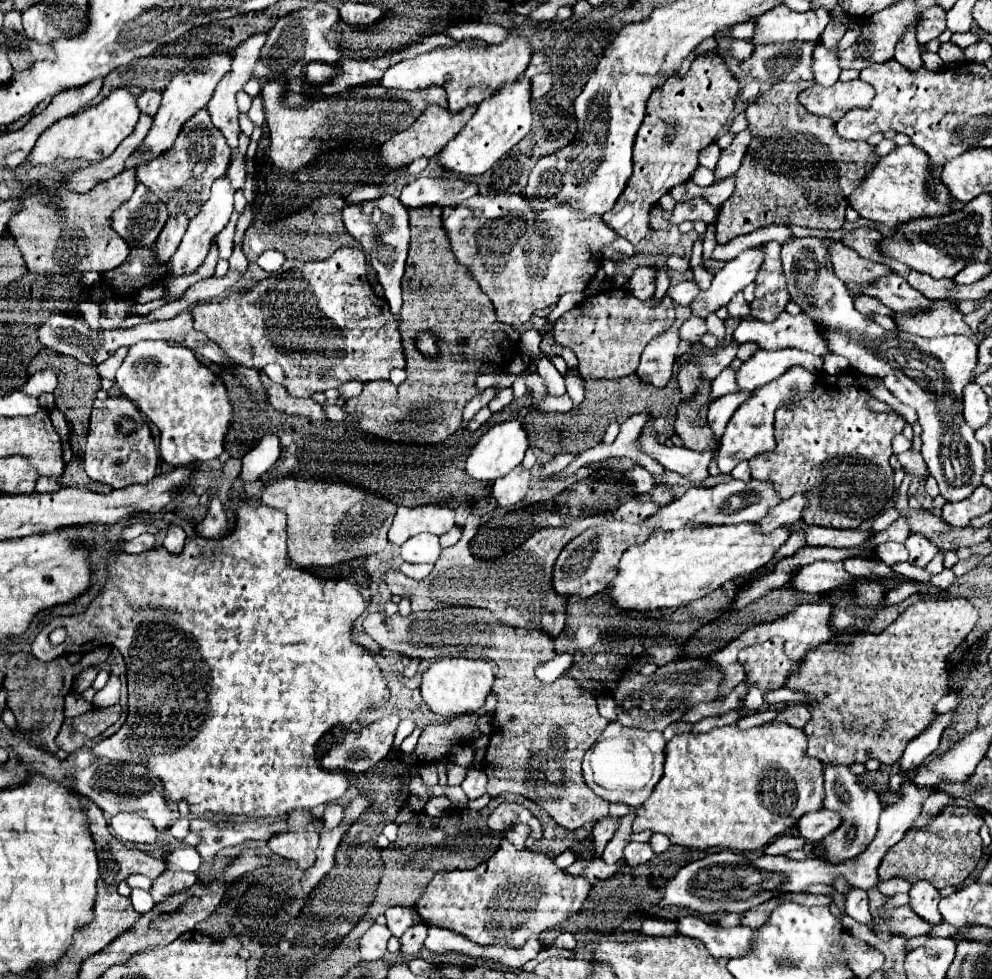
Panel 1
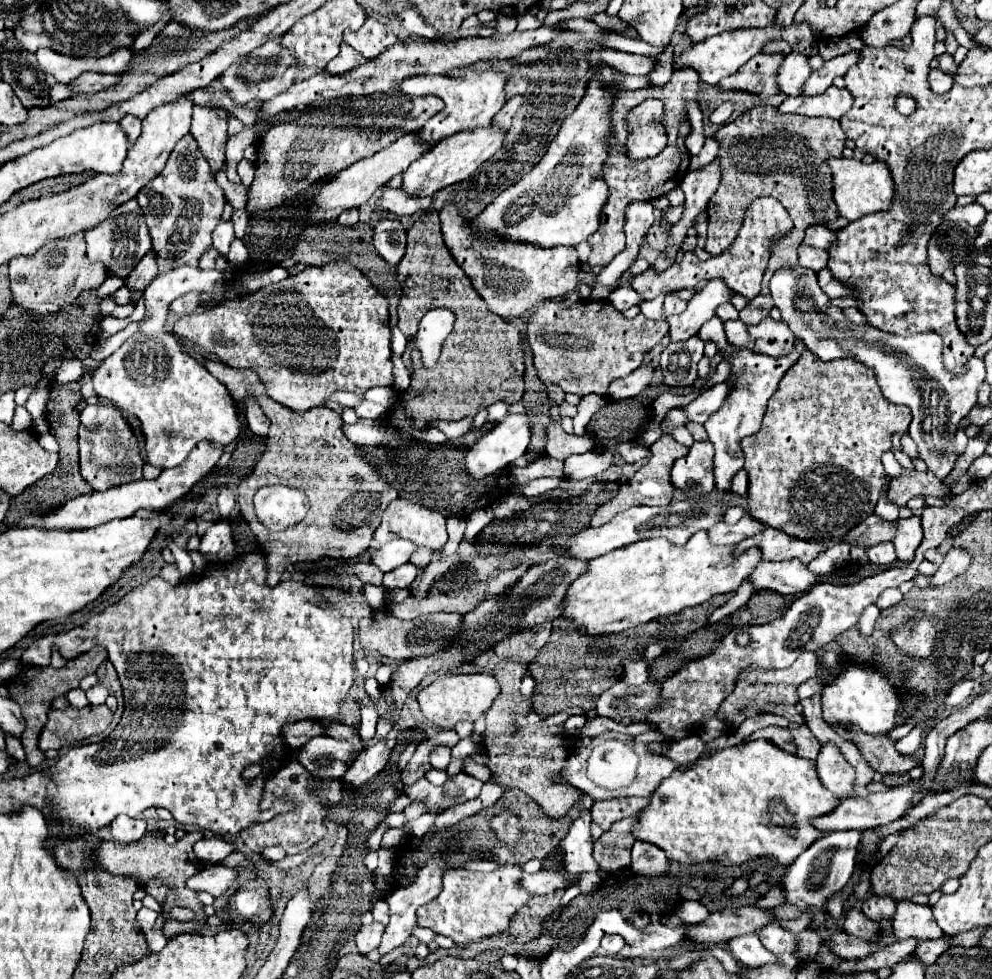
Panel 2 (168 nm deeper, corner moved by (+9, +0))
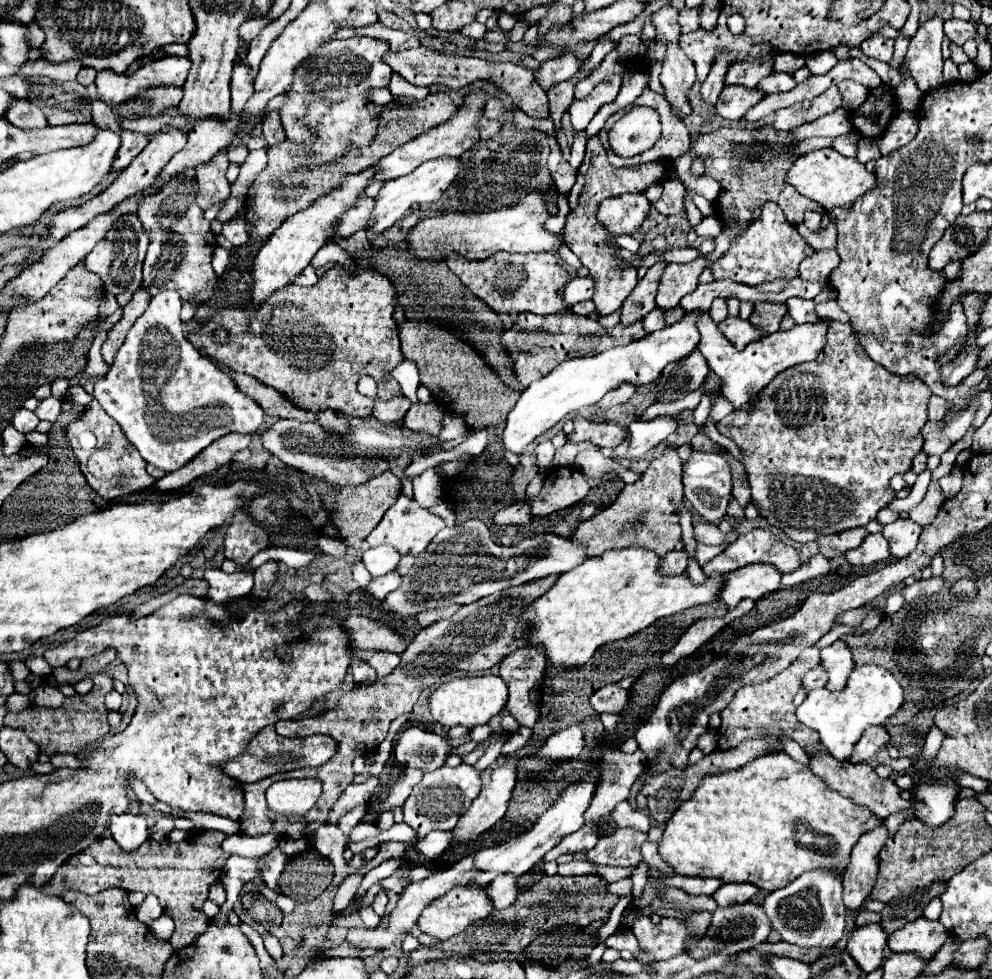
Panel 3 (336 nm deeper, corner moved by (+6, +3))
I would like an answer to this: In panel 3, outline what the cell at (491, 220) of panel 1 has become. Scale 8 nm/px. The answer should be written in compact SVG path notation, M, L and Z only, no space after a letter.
M498 252L482 262L470 262L460 256L450 256L448 268L474 292L474 296L484 300L498 314L532 312L544 316L568 308L562 302L560 290L566 286L570 276L560 264L552 262L550 252L542 252L542 254Z

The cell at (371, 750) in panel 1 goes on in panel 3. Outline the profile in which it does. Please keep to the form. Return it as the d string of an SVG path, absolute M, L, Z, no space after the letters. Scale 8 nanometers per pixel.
M266 726L256 734L256 740L248 744L248 752L244 752L244 756L238 756L236 760L228 760L228 764L224 764L224 772L228 772L228 776L232 776L240 784L250 784L276 772L288 772L304 766L322 766L334 754L336 742L330 736L314 734L306 738L282 738L280 734L276 734L274 726Z

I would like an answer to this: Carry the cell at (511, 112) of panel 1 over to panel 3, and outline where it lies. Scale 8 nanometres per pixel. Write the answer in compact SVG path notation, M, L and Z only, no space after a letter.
M436 158L436 160L420 164L414 172L410 172L406 176L400 176L396 180L386 182L380 188L380 192L376 194L376 206L374 206L374 212L370 214L366 230L372 230L374 234L382 234L384 230L392 228L416 204L438 202L442 192L454 182L458 168L460 168L460 160L456 160L456 158Z

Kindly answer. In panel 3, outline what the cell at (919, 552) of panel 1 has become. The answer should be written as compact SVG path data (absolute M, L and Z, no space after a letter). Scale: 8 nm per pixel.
M898 518L896 522L884 526L882 536L888 540L890 554L894 558L906 558L916 548L920 532L922 532L922 528L916 522L912 522L910 518L908 520Z

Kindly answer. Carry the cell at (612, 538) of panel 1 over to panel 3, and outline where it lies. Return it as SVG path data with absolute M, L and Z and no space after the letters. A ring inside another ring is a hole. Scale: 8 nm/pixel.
M548 576L544 580L528 582L516 588L508 588L502 592L494 592L492 596L486 596L484 600L476 600L468 606L462 606L458 612L454 612L450 618L440 620L428 628L424 628L402 652L400 664L384 678L378 678L372 686L356 686L354 690L346 692L338 704L318 716L312 718L302 718L302 720L280 720L276 722L276 732L280 736L288 738L300 738L300 736L312 736L312 734L326 734L332 736L338 744L336 756L328 760L324 766L318 768L300 768L294 772L282 772L274 774L270 778L258 780L256 784L244 784L244 816L268 816L274 820L282 822L272 822L272 820L240 820L240 828L248 836L258 836L266 834L270 830L276 830L280 836L290 836L290 838L302 838L314 834L318 828L327 823L330 808L334 802L340 798L344 788L352 782L354 772L352 772L352 760L356 756L366 756L372 754L378 744L386 738L390 722L406 712L412 712L412 706L416 704L418 696L434 686L446 672L450 670L468 670L468 672L486 672L500 664L506 656L510 656L510 648L520 648L520 642L512 638L512 632L516 632L516 622L518 616L526 606L530 606L538 596L548 592L552 584L556 582L558 576ZM308 776L318 776L324 782L324 792L318 798L315 806L309 814L303 818L302 822L288 822L290 816L284 814L274 814L266 810L266 790L274 780L282 778L308 778Z

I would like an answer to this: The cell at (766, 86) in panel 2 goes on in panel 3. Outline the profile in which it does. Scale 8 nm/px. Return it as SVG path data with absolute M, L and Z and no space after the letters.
M726 86L718 98L716 112L726 120L740 120L752 106L762 100L758 90L742 88L742 86Z

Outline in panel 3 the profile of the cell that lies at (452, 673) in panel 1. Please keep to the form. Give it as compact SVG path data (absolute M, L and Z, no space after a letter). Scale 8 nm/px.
M478 676L478 678L454 678L442 686L438 686L430 694L430 712L434 722L442 726L466 726L468 730L490 722L508 702L508 686L500 676Z

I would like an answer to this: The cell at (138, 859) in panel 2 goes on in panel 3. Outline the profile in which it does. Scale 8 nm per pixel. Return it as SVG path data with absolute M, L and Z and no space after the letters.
M206 830L202 832L202 848L200 838L184 840L178 844L170 840L146 840L144 846L136 852L124 852L112 838L100 838L84 852L68 858L52 876L52 880L42 888L48 892L48 896L62 896L66 890L76 890L92 896L108 888L154 894L158 896L164 914L168 914L176 922L178 940L170 940L170 944L174 950L180 950L192 944L192 940L196 940L196 936L200 936L200 932L208 928L208 918L202 914L202 904L208 898L210 884L220 878L222 866L230 858L230 854L220 848L224 838L224 832Z

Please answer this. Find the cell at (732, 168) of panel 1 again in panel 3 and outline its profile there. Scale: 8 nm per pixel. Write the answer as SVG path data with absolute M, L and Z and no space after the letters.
M666 262L654 264L648 274L636 284L632 294L624 300L620 308L620 324L630 326L636 320L642 320L646 314L650 314L656 308L656 292L658 292L658 280L662 276L662 270L666 268Z

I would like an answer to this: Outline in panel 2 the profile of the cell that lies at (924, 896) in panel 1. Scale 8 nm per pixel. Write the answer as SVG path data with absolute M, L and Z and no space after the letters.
M905 899L897 901L893 929L899 941L909 939L909 937L917 937L919 941L923 941L923 939L937 939L943 935L941 927L937 927L931 915L929 905L919 905Z

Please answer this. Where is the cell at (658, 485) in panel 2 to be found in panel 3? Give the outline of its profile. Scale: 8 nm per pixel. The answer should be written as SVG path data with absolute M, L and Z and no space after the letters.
M668 446L660 458L656 458L648 470L642 474L642 478L630 486L626 486L618 500L608 506L606 510L598 512L590 520L584 520L574 536L572 542L586 546L586 556L600 556L606 550L612 548L630 548L640 546L648 548L660 556L664 556L668 550L674 550L676 542L680 540L680 516L676 512L676 504L684 500L682 498L682 462L678 458L676 448Z

